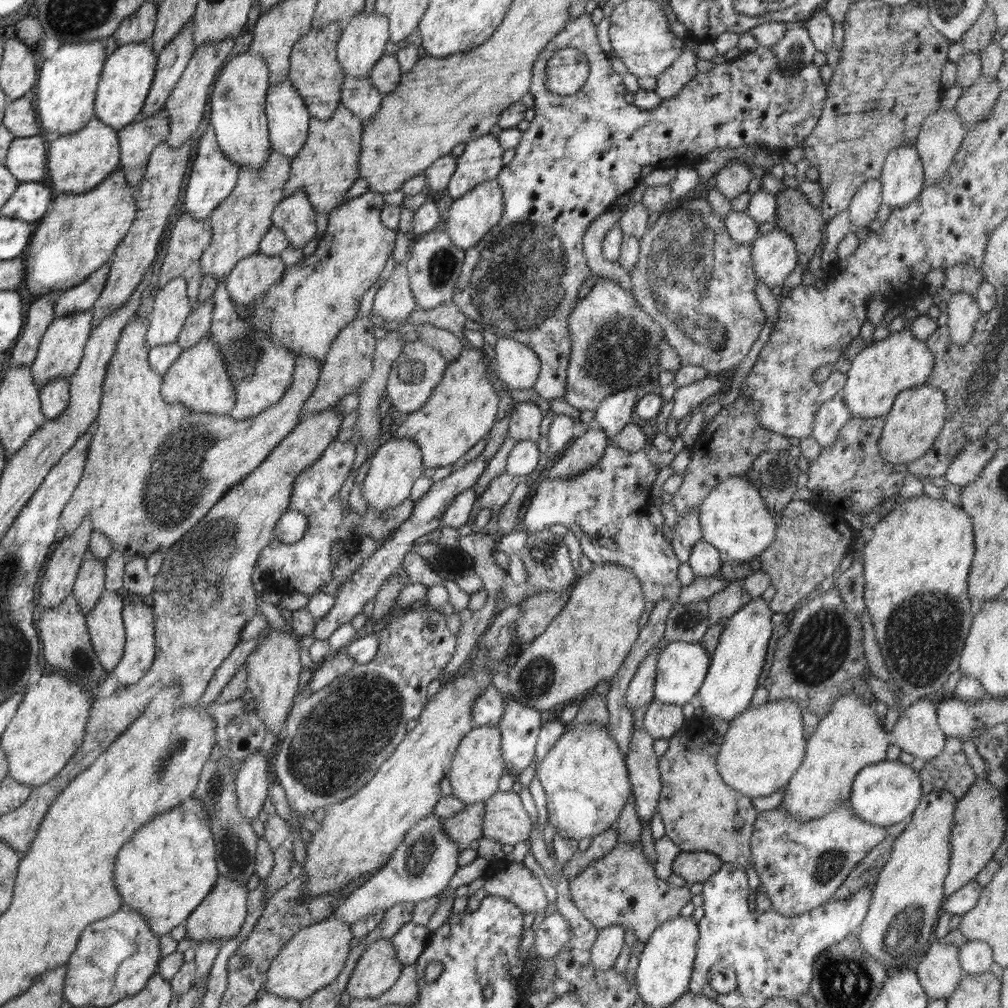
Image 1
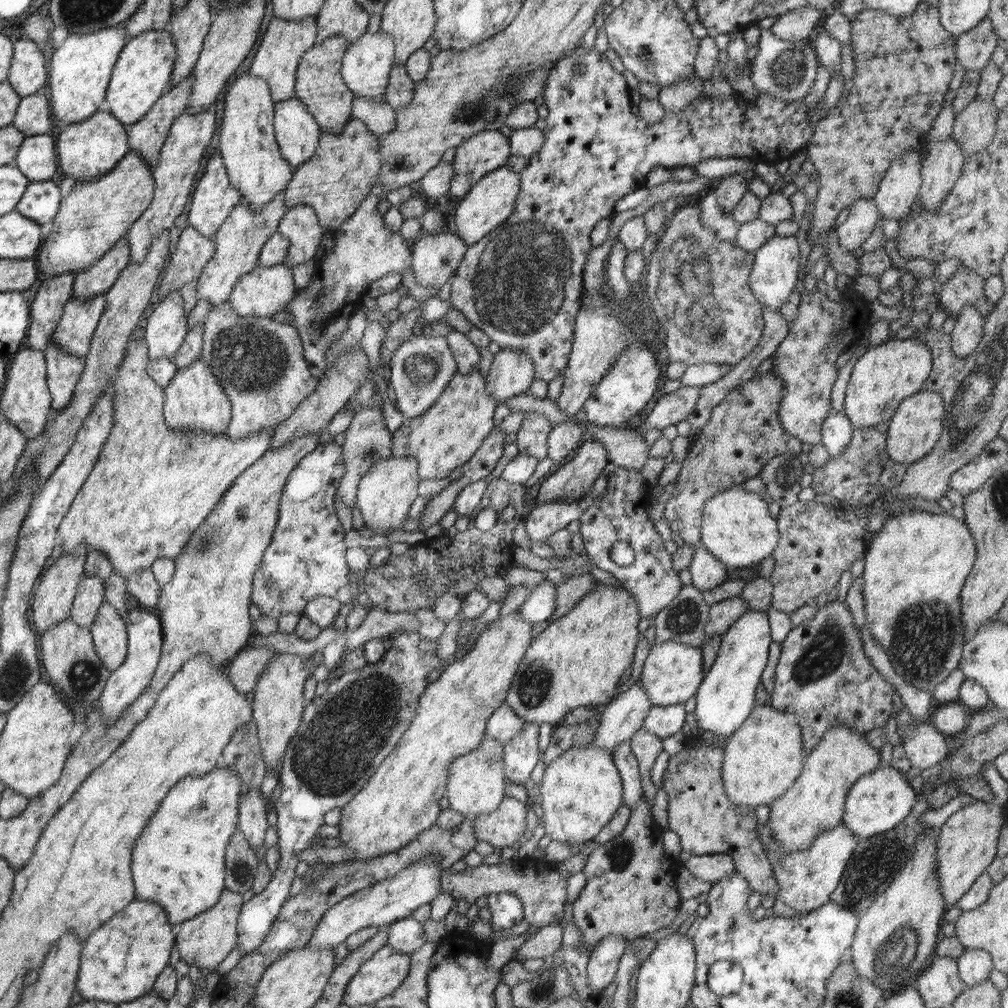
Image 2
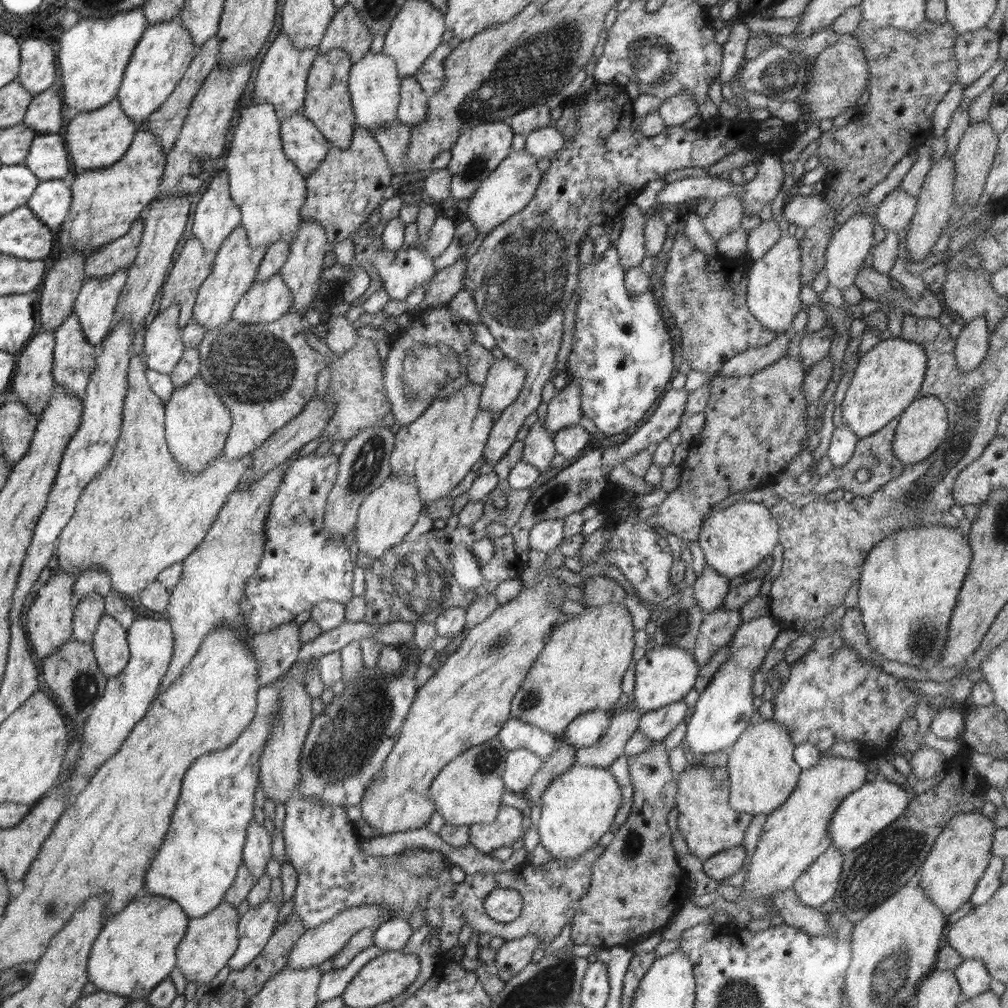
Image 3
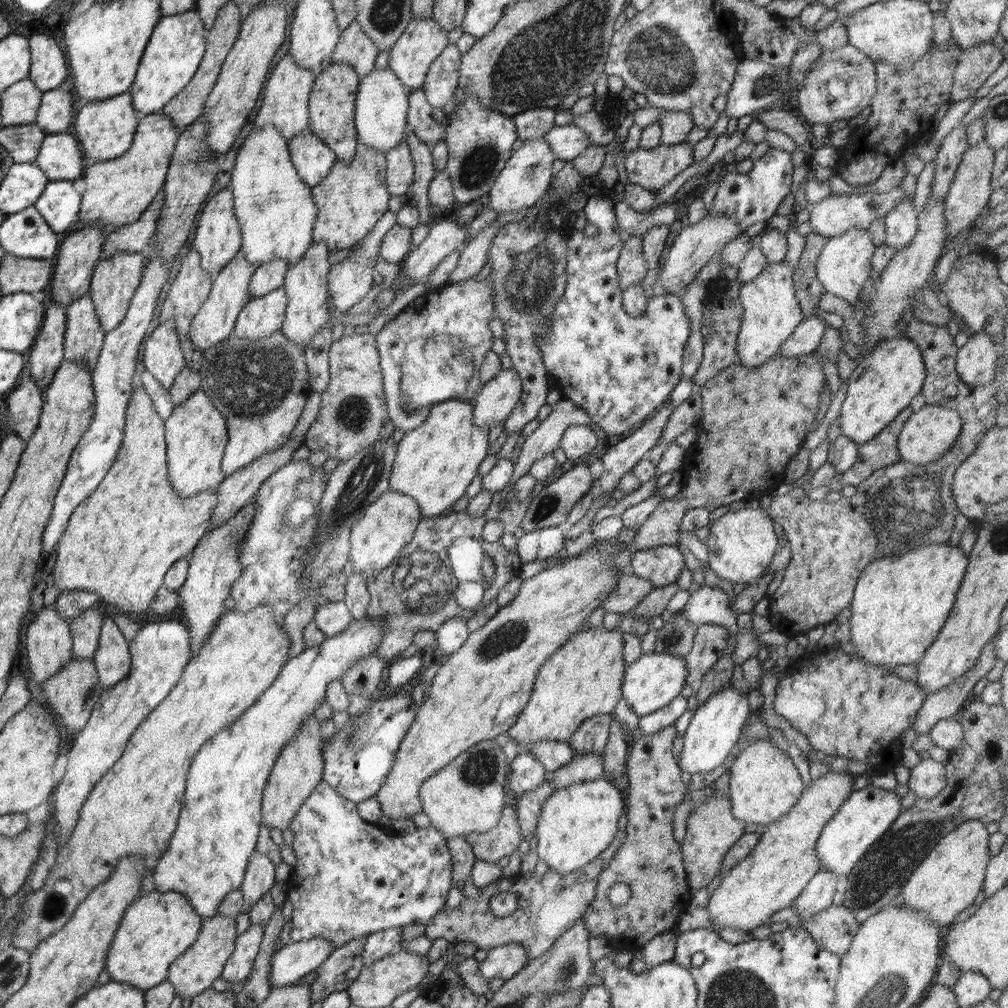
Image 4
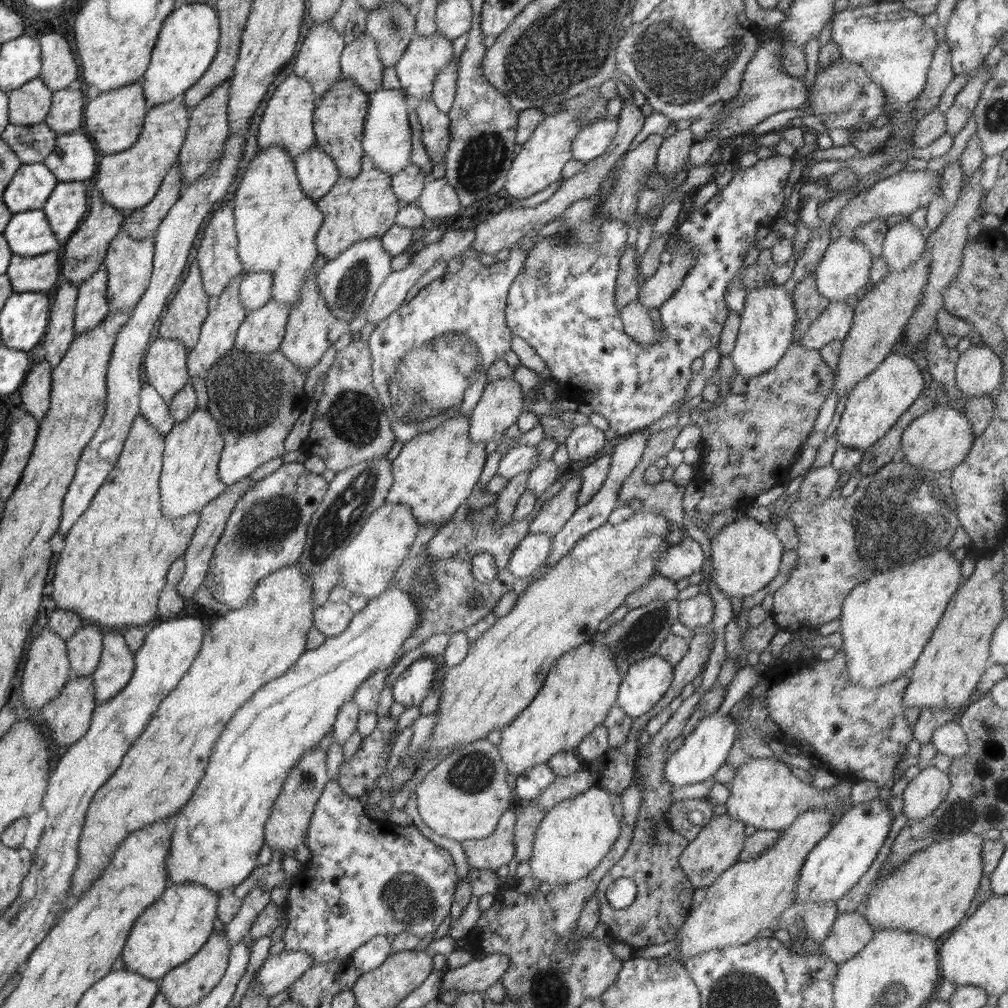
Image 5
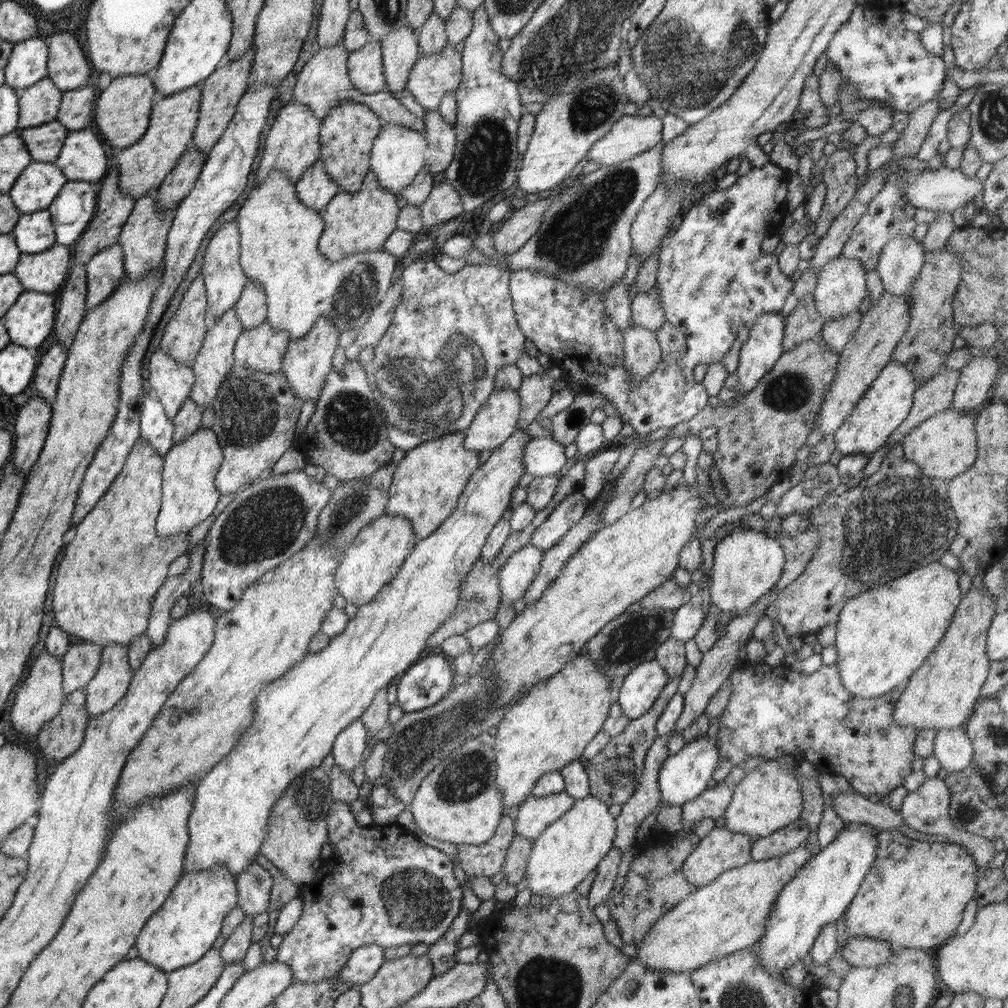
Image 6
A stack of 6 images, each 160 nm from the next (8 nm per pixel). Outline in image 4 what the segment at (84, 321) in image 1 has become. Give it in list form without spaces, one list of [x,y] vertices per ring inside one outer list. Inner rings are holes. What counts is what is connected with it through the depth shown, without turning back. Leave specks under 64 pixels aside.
[[[145,251],[143,252],[119,252],[109,258],[102,258],[96,263],[91,283],[89,295],[93,300],[100,326],[104,332],[116,328],[121,320],[126,316],[130,299],[134,296],[143,277]]]

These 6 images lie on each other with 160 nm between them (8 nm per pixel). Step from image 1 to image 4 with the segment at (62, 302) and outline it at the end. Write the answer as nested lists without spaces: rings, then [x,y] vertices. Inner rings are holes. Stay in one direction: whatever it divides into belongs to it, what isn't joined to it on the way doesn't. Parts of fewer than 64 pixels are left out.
[[[164,187],[155,196],[155,200],[140,215],[140,218],[129,224],[121,226],[105,237],[100,259],[109,258],[119,252],[143,252],[151,242],[151,236],[156,230],[157,218],[164,206]]]

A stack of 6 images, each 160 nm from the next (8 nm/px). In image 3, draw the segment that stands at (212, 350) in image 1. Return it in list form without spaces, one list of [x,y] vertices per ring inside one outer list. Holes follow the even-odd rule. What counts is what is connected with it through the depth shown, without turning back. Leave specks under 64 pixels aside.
[[[199,375],[192,378],[186,386],[172,392],[170,402],[165,404],[165,438],[172,457],[189,473],[201,473],[218,456],[224,454],[226,440],[230,432],[232,420],[228,408],[220,402],[214,390]]]

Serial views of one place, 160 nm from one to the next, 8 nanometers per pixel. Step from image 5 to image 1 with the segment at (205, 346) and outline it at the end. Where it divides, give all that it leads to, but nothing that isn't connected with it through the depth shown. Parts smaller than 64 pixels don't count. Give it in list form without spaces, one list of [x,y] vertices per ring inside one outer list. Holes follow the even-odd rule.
[[[270,149],[262,172],[252,172],[248,167],[239,170],[238,181],[233,191],[223,200],[208,218],[212,238],[207,249],[204,249],[201,259],[203,274],[212,274],[216,280],[224,281],[234,265],[258,252],[259,244],[264,234],[273,225],[271,214],[276,205],[285,197],[283,188],[290,178],[291,160],[280,154],[276,149]]]

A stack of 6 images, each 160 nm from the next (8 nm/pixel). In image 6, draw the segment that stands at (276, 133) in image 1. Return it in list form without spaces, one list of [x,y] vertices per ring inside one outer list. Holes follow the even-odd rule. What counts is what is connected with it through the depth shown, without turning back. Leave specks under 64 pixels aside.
[[[320,161],[302,174],[302,178],[295,184],[295,189],[300,202],[316,212],[322,210],[340,190],[339,186],[330,180]]]

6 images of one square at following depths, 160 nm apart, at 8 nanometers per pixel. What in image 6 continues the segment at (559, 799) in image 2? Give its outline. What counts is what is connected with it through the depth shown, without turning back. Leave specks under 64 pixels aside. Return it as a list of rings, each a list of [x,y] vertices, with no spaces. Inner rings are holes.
[[[588,795],[549,824],[534,840],[525,869],[528,890],[537,901],[541,897],[568,896],[572,890],[597,871],[602,858],[613,848],[617,826],[608,811],[609,806],[599,798]]]

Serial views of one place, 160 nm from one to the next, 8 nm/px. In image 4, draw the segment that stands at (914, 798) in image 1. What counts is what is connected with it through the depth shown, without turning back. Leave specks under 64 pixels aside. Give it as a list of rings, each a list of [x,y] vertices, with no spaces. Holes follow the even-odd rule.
[[[867,785],[866,787],[851,791],[844,804],[840,805],[836,814],[828,820],[821,830],[816,845],[816,856],[820,860],[820,870],[834,872],[843,880],[860,862],[868,849],[880,839],[897,819],[900,810],[901,798],[894,791],[884,790]]]

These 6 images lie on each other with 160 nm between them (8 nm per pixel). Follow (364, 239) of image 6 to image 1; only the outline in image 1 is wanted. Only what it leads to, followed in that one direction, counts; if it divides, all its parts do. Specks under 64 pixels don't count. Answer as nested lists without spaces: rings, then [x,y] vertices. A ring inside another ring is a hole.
[[[341,102],[328,120],[318,120],[311,116],[308,136],[303,147],[291,160],[290,178],[283,188],[285,196],[290,196],[293,192],[305,192],[315,212],[324,214],[329,214],[333,208],[346,202],[346,193],[360,178],[357,164],[363,124],[361,118],[350,112]]]

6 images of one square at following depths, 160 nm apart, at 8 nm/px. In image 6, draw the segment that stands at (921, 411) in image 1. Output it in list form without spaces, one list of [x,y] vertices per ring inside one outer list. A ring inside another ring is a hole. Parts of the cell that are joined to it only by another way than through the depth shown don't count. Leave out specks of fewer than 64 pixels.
[[[948,409],[912,429],[900,442],[906,461],[919,466],[919,470],[929,477],[948,482],[951,478],[966,472],[976,462],[977,440],[974,415],[962,415]]]

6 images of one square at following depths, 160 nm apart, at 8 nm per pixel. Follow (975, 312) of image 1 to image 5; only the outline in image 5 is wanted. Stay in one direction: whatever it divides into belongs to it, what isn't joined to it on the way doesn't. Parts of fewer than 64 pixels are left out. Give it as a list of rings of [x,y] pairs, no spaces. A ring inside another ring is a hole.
[[[970,345],[965,352],[958,354],[955,365],[955,385],[961,394],[968,398],[983,397],[987,399],[987,396],[994,395],[1001,389],[1003,372],[1001,357],[990,347]]]

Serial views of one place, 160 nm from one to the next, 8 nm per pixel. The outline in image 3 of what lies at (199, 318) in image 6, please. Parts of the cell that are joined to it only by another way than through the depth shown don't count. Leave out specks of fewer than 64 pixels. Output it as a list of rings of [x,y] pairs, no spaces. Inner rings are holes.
[[[191,236],[179,258],[176,260],[168,278],[162,287],[160,312],[169,304],[178,303],[179,328],[182,332],[186,324],[193,318],[193,308],[200,285],[207,279],[212,263],[208,260],[204,247],[194,236]]]

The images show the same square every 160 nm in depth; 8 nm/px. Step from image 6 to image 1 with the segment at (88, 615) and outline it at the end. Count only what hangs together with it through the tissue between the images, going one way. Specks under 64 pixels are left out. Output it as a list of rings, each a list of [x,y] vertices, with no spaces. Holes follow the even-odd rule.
[[[136,314],[122,329],[116,350],[109,360],[109,373],[102,384],[100,411],[92,429],[92,442],[84,472],[60,520],[66,535],[74,532],[84,520],[90,520],[93,530],[104,534],[114,550],[128,560],[134,557],[147,559],[156,551],[168,551],[208,514],[228,489],[264,463],[268,454],[299,424],[300,411],[316,388],[321,370],[318,359],[298,355],[295,358],[292,386],[282,395],[280,402],[248,420],[236,422],[230,415],[198,414],[180,404],[166,404],[162,400],[163,377],[149,365],[151,348],[145,334],[150,321],[149,317],[138,317]]]

